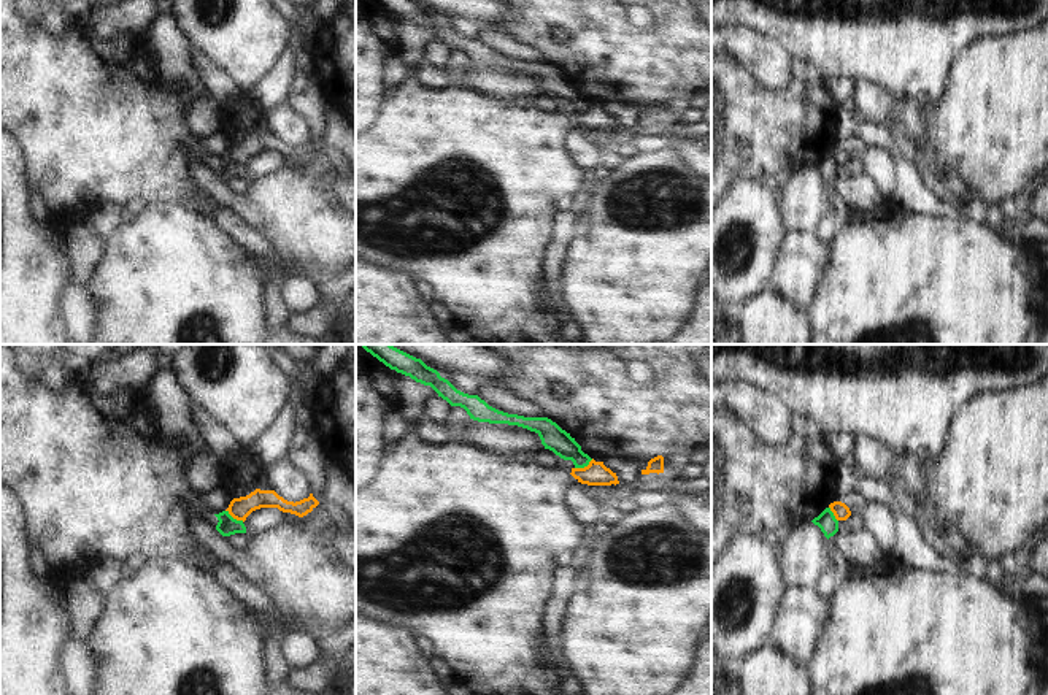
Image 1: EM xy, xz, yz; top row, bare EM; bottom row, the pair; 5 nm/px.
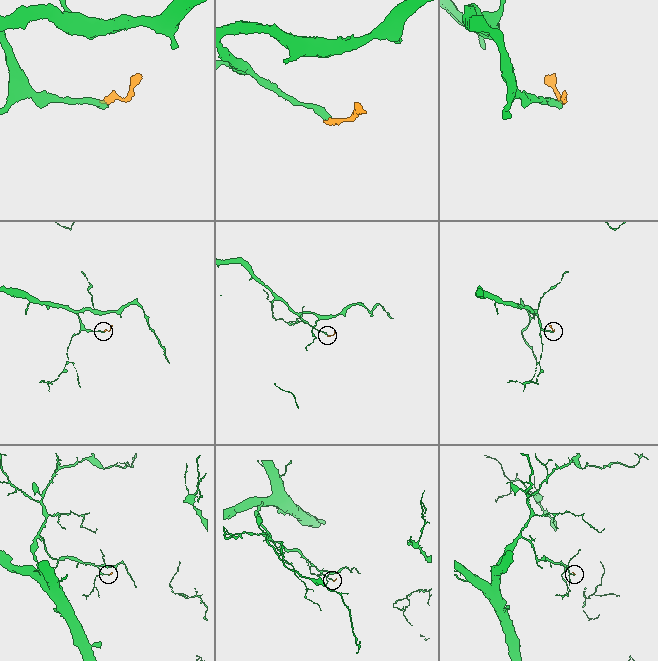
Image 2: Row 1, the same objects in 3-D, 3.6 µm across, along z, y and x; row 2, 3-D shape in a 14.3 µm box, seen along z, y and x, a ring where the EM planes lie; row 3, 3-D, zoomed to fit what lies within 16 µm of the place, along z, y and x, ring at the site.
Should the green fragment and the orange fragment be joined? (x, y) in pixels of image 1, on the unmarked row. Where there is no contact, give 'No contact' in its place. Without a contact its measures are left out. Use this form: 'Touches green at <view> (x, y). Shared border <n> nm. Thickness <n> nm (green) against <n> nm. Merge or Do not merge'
Touches green at xy (235, 164). Shared border 110 nm. Thickness 100 nm (green) against 110 nm. Do not merge

